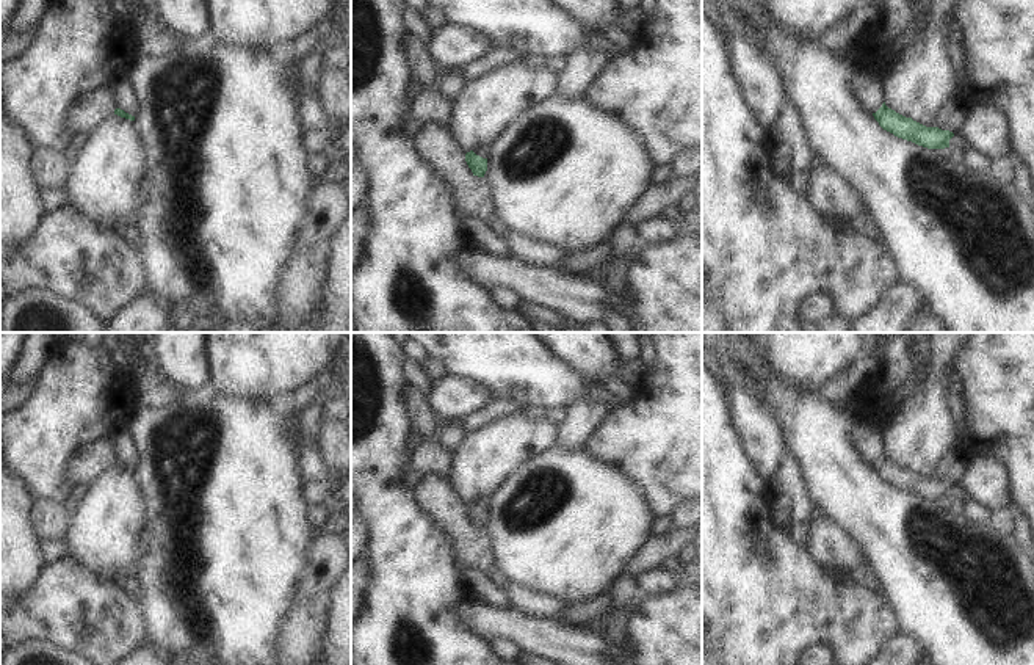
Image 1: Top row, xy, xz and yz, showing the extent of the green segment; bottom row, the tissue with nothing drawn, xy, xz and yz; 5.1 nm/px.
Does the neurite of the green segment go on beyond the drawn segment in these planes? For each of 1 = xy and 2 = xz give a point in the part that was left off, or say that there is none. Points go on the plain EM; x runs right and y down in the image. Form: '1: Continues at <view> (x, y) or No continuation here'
1: Continues at xy (121, 443)
2: Continues at xz (483, 502).

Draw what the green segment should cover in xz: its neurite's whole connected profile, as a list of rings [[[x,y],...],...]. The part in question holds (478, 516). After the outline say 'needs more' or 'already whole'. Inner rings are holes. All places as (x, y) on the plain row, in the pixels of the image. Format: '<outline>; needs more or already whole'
[[[481,497],[465,505],[465,513],[473,527],[484,529],[487,522],[489,497]]]; needs more

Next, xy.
[[[128,428],[113,431],[107,439],[114,453],[114,466],[135,472],[139,456]]]; needs more

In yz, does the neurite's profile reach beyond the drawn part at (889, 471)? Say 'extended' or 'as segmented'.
extended

